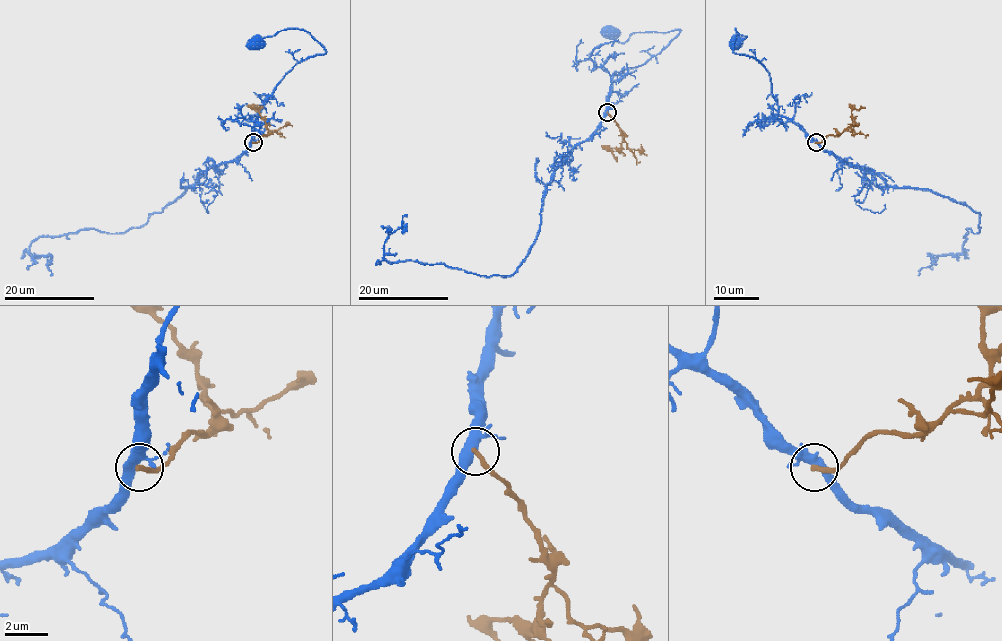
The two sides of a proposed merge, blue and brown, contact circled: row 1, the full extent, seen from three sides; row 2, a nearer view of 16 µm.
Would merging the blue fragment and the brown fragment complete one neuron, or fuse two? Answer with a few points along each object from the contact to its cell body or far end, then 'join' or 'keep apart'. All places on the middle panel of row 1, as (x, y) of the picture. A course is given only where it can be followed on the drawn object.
blue runs (607, 113), (611, 79), (626, 68), (643, 65), (680, 30), (635, 32), (624, 42), (609, 31); brown runs (607, 113), (618, 125), (623, 139), (619, 149), (610, 149), (617, 161); keep apart

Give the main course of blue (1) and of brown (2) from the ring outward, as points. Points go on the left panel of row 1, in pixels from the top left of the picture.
1: (252, 142), (252, 127), (277, 83), (298, 63), (326, 51), (308, 32), (299, 29), (281, 30), (255, 45)
2: (252, 142), (268, 133), (265, 119), (256, 110), (262, 107)

